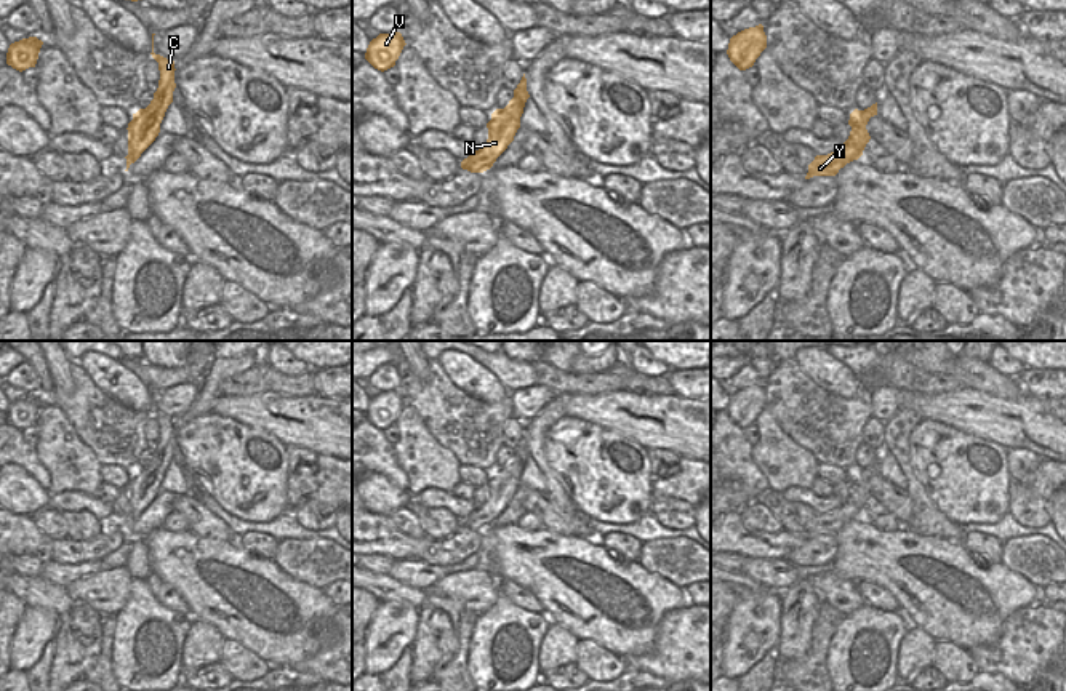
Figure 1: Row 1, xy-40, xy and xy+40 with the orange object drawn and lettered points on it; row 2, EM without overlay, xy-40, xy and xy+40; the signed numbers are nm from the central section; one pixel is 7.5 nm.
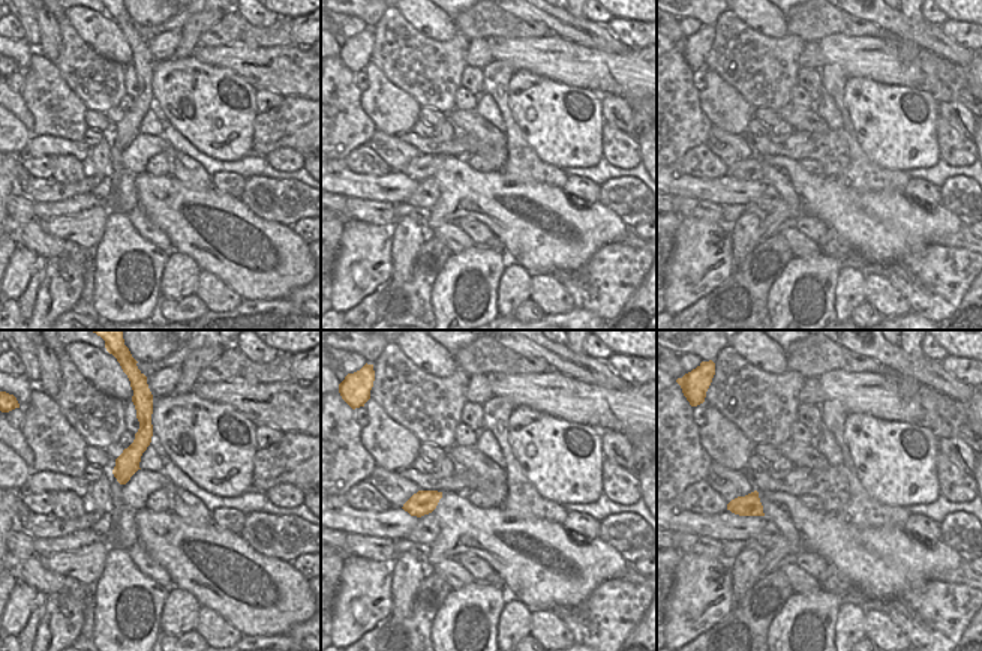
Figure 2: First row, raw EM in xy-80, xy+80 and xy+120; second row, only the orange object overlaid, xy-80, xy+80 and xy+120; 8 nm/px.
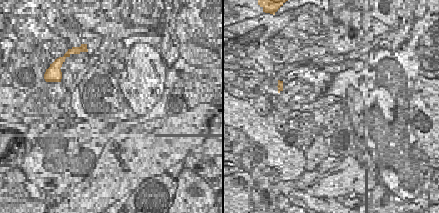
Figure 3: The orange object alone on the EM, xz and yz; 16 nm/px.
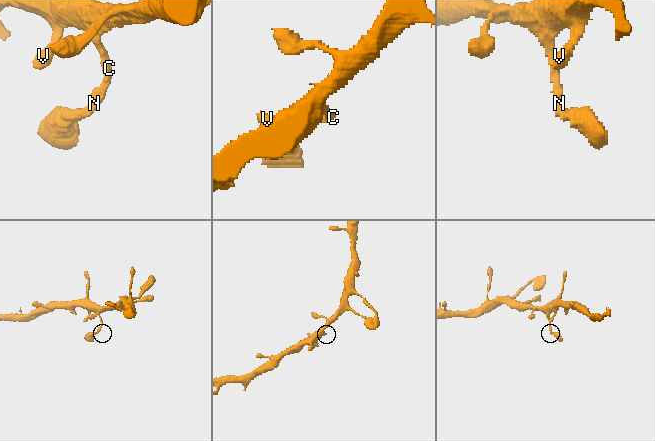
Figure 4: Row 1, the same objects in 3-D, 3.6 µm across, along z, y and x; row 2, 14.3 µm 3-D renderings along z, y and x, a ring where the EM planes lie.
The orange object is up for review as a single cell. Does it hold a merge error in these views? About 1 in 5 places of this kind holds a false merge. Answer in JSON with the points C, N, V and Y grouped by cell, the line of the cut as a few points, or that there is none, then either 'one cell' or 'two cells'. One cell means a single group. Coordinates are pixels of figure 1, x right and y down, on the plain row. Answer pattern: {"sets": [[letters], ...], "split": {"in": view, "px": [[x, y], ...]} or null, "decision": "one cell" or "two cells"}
{"sets": [["C", "N", "V", "Y"]], "split": null, "decision": "one cell"}

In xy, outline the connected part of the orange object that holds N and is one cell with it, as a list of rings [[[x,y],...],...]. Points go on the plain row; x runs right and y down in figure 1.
[[[523,432],[520,441],[514,448],[514,456],[509,459],[509,462],[504,467],[496,467],[491,472],[491,478],[487,481],[487,501],[461,520],[463,528],[471,531],[483,531],[493,525],[496,517],[514,499],[514,494],[520,486],[520,475],[528,456],[530,453],[527,449],[527,437]]]

